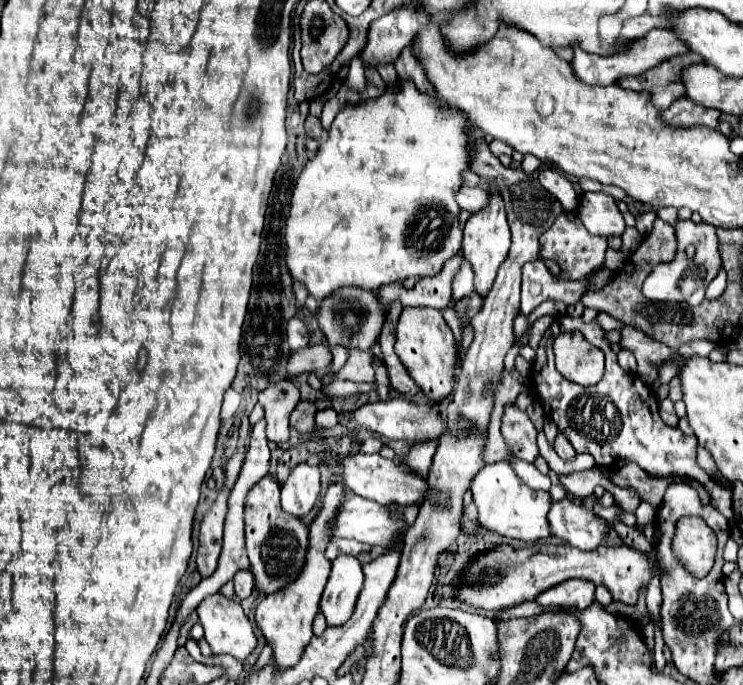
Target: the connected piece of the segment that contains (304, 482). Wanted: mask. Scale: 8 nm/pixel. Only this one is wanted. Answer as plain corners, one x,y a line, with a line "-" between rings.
300,463
292,469
288,481
282,485
282,507
290,515
304,517
320,495
320,469
316,465

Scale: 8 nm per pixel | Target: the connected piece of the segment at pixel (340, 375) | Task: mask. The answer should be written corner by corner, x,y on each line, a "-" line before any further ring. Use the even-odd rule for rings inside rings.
352,349
348,361
344,363
344,367
338,373
330,373
322,377
322,385
328,385
334,379
350,379
356,383
364,383
364,381
374,381
376,379
376,355
370,349
360,351
360,349

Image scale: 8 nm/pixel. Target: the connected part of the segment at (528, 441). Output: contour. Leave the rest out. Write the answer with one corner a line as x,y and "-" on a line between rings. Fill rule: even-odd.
508,405
504,415
502,415
502,435
506,439
508,449
532,463
538,455
538,447
536,447
536,427
530,421
530,417
526,415
526,411
520,411
516,405

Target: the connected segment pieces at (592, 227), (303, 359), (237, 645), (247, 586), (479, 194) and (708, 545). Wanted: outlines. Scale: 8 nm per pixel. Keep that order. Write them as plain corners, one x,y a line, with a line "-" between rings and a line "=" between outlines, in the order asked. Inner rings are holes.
584,193
580,197
576,217
592,235
620,237
626,229
624,217
616,201
604,193
=
310,345
300,351
292,351
286,365
286,377
294,379
310,371
320,373
330,365
330,361
332,361
332,353
324,345
=
214,593
214,595
208,595
198,605
196,611
198,611
200,623
204,627
204,639
208,641
214,655
228,653
228,655
244,661
252,653
252,649
256,647
256,635
252,631
252,625
248,621
248,617
242,611
238,599
228,599
222,593
=
240,569
236,575
234,575
234,587
236,587
236,595
238,599
246,599
250,597
252,589
254,589
254,577
248,569
=
460,187
456,191
456,203
466,209
466,211
478,211
480,207
484,207
484,203
488,201
486,191
482,187
=
690,516
690,520
678,520
672,551
688,573
706,577
714,565
716,535
702,517

